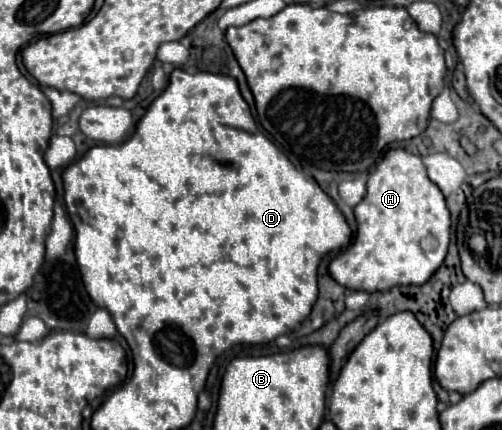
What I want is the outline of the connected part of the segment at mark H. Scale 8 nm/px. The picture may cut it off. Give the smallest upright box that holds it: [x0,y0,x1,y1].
[328,148,450,292]

